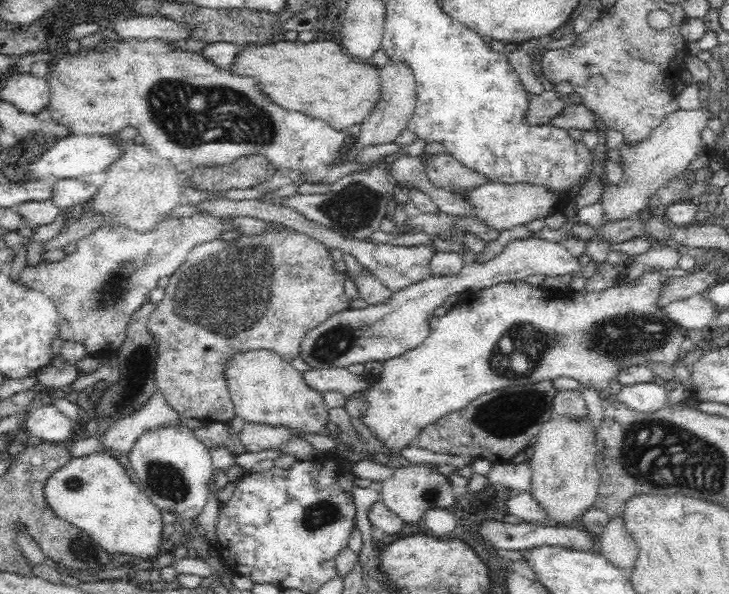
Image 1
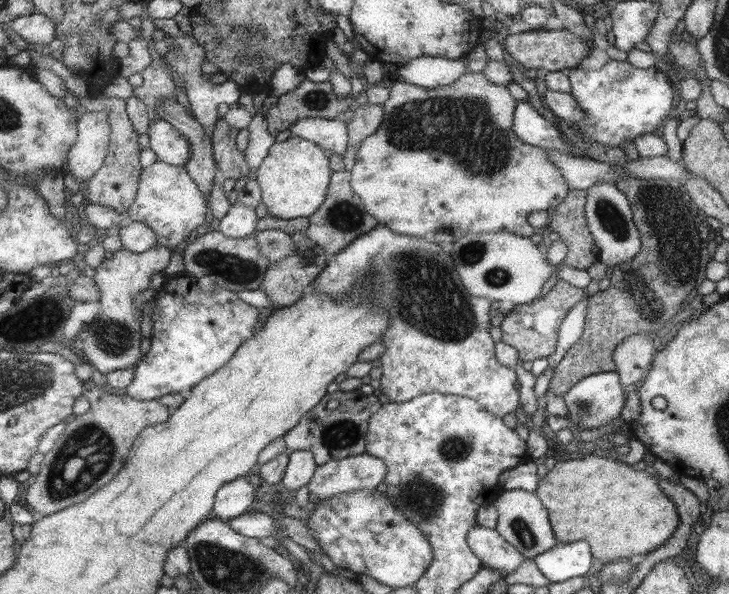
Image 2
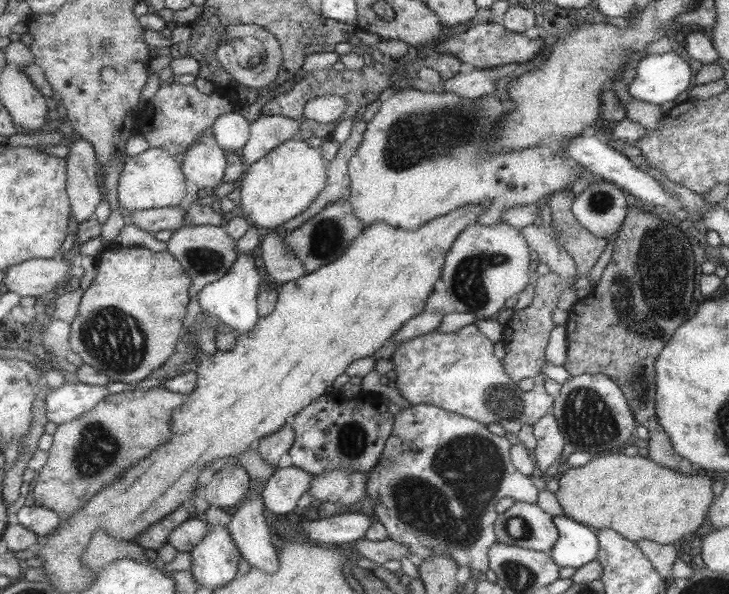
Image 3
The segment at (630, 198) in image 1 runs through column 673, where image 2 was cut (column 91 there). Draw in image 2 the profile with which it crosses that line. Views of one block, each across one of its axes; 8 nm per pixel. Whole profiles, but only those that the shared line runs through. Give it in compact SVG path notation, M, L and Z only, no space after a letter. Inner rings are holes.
M104 111L79 116L79 138L71 147L66 168L85 187L99 172L107 154L109 140L108 116Z

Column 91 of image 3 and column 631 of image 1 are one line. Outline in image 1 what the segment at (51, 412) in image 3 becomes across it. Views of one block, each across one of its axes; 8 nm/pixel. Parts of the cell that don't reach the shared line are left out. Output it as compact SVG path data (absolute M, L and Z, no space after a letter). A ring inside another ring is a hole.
M654 381L622 386L619 394L613 399L618 400L630 410L646 414L671 405L667 389Z

